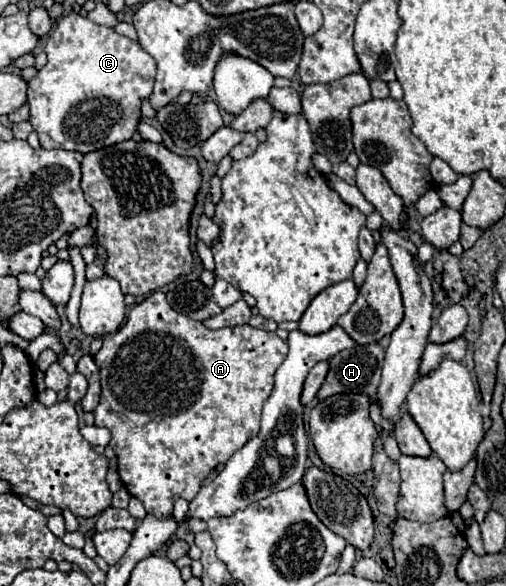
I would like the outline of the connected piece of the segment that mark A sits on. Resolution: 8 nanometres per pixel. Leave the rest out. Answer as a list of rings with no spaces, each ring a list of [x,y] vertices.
[[[154,291],[150,293],[142,303],[134,305],[134,309],[130,311],[126,323],[112,335],[104,337],[104,345],[102,349],[94,355],[94,361],[100,369],[100,383],[102,383],[102,397],[98,407],[94,409],[94,417],[96,417],[96,425],[98,427],[106,427],[112,433],[112,449],[116,451],[118,457],[118,475],[124,483],[124,487],[128,489],[128,493],[136,499],[142,501],[142,505],[146,507],[146,511],[150,515],[154,515],[156,519],[166,519],[172,515],[172,505],[176,499],[186,499],[192,501],[202,485],[202,481],[218,467],[224,465],[230,455],[234,451],[238,451],[248,439],[256,437],[260,431],[260,413],[262,413],[262,405],[268,399],[272,387],[274,387],[274,373],[278,369],[278,365],[286,359],[288,353],[288,343],[282,341],[276,333],[268,333],[250,325],[240,325],[240,327],[224,327],[218,331],[206,329],[200,321],[188,319],[186,315],[176,313],[168,301],[166,295],[162,291]]]

